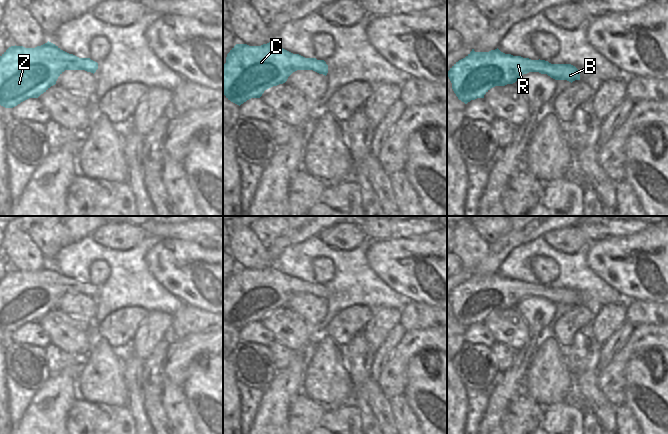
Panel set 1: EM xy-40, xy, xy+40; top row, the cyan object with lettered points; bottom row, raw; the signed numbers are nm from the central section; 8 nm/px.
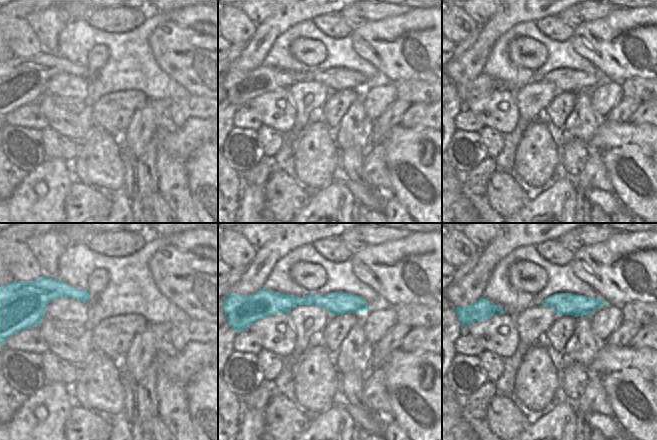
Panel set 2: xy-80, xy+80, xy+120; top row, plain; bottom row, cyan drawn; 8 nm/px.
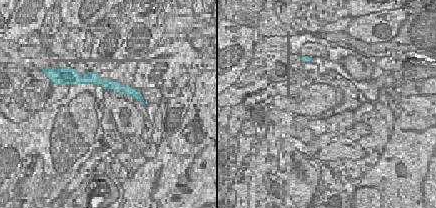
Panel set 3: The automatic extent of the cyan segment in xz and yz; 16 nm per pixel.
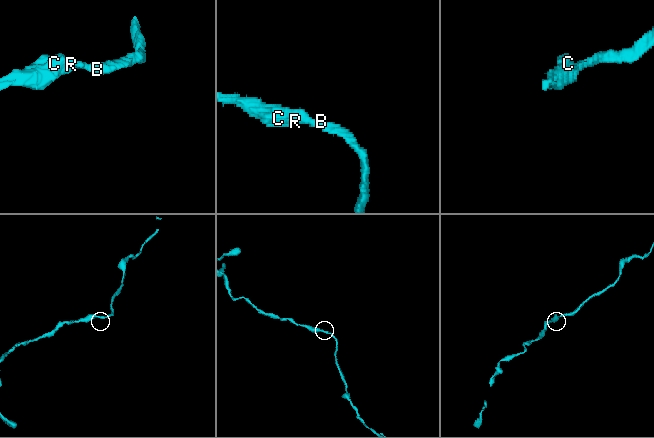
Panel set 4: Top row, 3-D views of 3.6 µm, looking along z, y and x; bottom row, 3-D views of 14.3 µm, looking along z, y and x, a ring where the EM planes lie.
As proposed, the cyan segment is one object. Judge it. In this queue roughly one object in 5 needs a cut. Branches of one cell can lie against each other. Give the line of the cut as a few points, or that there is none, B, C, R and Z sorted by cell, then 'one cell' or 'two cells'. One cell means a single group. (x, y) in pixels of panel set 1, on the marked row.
cut none; groups B C R Z; one cell

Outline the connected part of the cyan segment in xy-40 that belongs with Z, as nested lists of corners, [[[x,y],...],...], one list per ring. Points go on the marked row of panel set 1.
[[[49,41],[35,48],[11,46],[0,56],[0,105],[13,108],[29,98],[38,98],[56,84],[65,70],[85,70],[94,74],[97,69],[97,62],[69,54]]]

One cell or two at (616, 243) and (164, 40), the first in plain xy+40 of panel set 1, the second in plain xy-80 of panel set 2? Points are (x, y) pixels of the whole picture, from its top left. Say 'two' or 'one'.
one

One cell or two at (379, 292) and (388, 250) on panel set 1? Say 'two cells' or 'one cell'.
two cells

